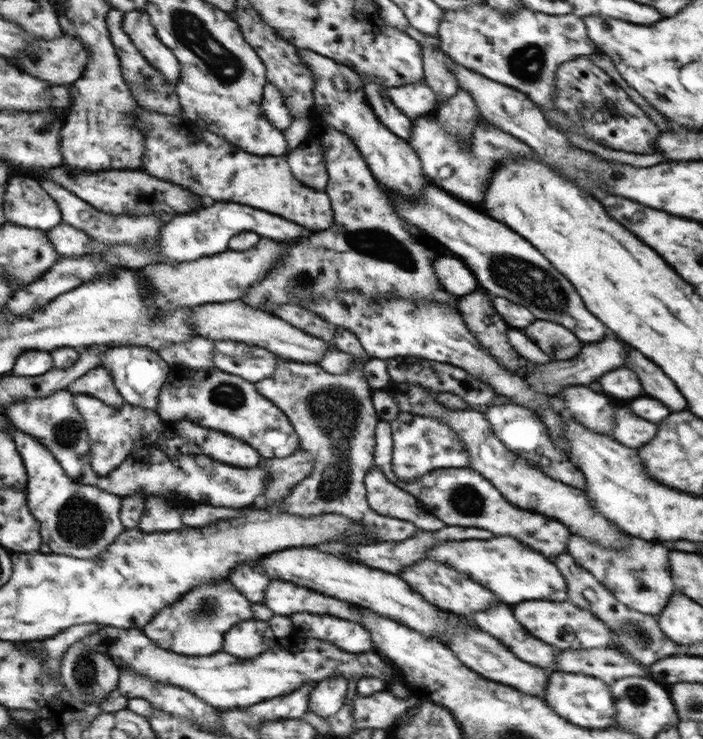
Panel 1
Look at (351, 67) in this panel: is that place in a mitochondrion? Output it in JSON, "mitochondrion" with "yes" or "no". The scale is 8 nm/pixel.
{"mitochondrion":"no"}

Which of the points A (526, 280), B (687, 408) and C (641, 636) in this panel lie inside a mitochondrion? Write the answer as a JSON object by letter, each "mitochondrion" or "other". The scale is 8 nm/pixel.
{"A":"mitochondrion","B":"other","C":"mitochondrion"}

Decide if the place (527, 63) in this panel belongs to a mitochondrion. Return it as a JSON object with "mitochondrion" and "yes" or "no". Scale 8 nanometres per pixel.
{"mitochondrion":"yes"}

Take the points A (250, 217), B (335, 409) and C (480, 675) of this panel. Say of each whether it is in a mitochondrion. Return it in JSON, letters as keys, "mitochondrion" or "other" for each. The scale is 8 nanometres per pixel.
{"A":"other","B":"mitochondrion","C":"other"}

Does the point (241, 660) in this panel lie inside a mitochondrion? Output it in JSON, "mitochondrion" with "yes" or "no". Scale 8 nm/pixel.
{"mitochondrion":"no"}

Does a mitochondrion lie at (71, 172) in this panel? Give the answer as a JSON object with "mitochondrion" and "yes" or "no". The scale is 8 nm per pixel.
{"mitochondrion":"no"}

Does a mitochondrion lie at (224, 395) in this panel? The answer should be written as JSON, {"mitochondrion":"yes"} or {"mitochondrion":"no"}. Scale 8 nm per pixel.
{"mitochondrion":"yes"}

